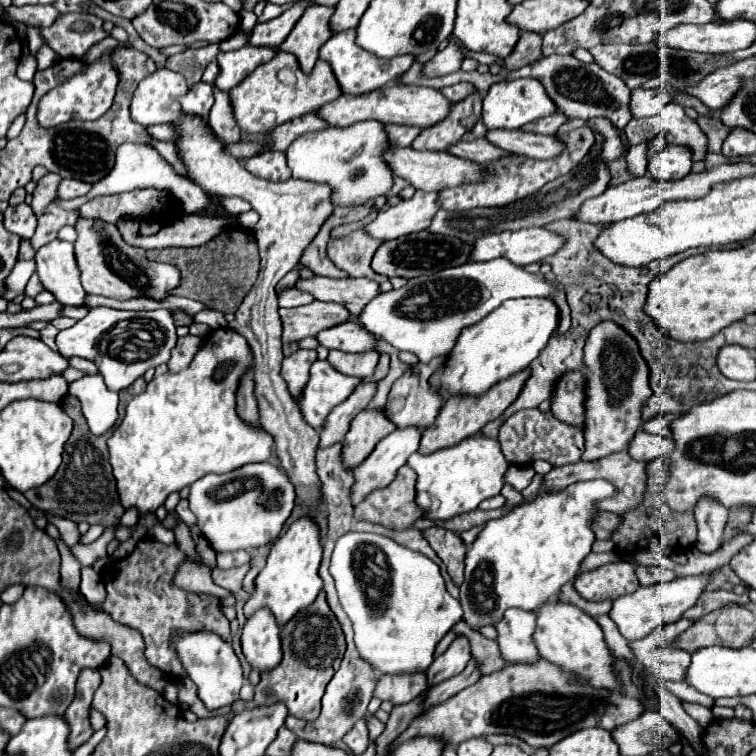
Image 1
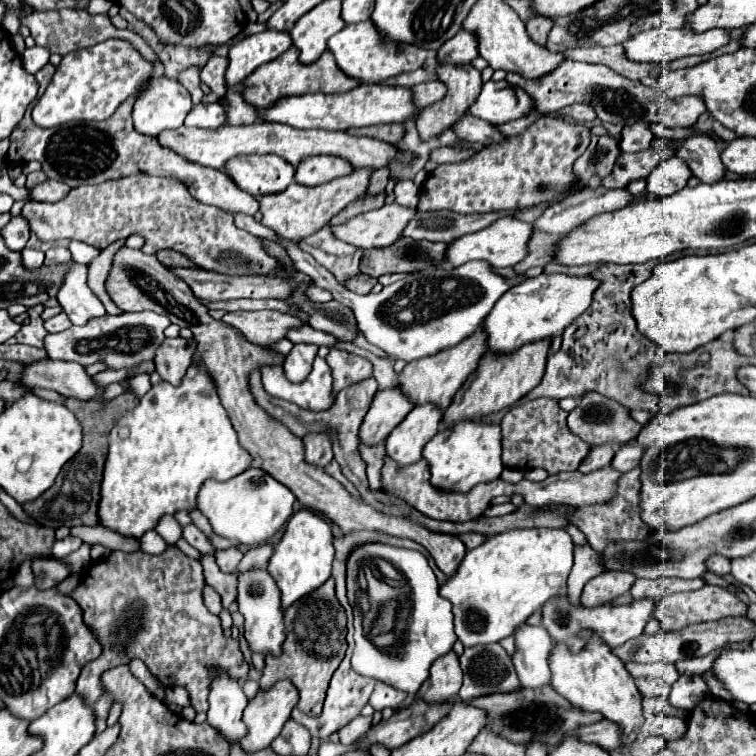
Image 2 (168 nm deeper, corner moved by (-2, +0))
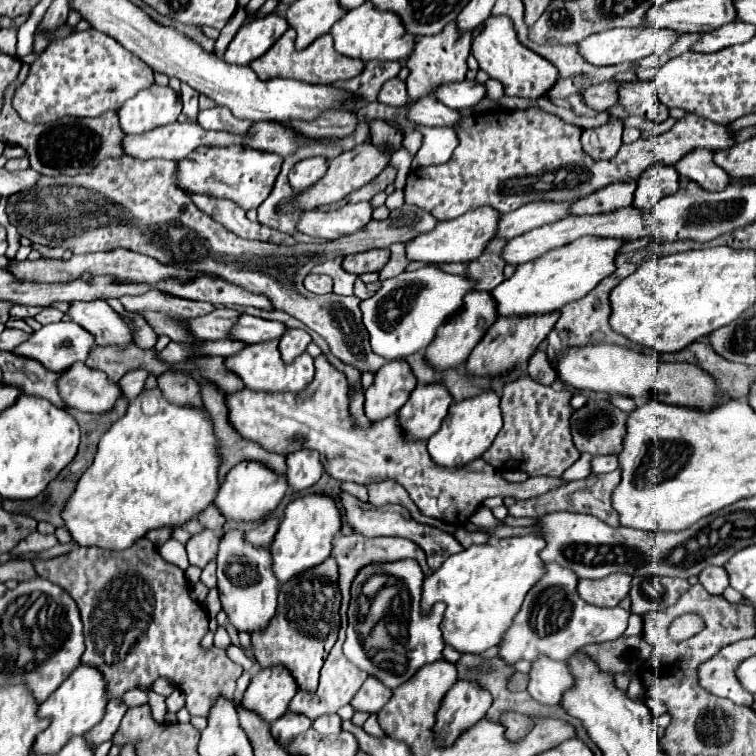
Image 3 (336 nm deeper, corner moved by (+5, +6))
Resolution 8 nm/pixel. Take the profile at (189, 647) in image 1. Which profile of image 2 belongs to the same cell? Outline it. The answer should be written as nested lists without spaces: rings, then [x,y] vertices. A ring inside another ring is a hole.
[[[209,667],[209,673],[213,675],[211,685],[209,685],[209,711],[207,711],[207,723],[217,727],[221,731],[221,735],[227,741],[239,741],[241,737],[245,737],[245,723],[241,721],[241,713],[245,709],[245,705],[249,703],[249,699],[245,697],[241,685],[237,679],[229,677],[225,671],[221,671],[219,667]]]

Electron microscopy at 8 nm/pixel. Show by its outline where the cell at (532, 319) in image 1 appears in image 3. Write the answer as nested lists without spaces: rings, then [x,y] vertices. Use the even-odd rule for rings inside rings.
[[[580,237],[568,245],[552,249],[542,257],[516,267],[514,275],[502,281],[494,291],[494,299],[498,305],[498,315],[536,315],[536,313],[552,313],[560,311],[562,305],[570,301],[582,299],[590,293],[604,277],[616,271],[616,255],[624,245],[622,239],[616,237]]]

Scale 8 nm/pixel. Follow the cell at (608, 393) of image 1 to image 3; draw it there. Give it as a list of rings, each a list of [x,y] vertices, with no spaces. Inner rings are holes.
[[[582,453],[582,457],[570,469],[566,469],[566,473],[562,473],[562,481],[570,483],[570,481],[578,481],[578,479],[588,477],[590,475],[590,461],[592,461],[590,453]]]

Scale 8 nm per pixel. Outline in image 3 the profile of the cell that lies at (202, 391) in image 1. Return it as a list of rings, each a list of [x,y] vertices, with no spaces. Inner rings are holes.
[[[158,389],[142,391],[130,401],[126,415],[114,423],[98,443],[98,453],[94,463],[76,483],[74,493],[62,509],[64,527],[68,529],[72,541],[80,547],[100,547],[110,551],[122,551],[142,539],[148,531],[164,525],[184,525],[188,519],[204,511],[218,491],[218,445],[214,445],[214,433],[210,429],[210,413],[206,409],[198,413],[196,409],[186,409],[162,401]],[[144,399],[154,399],[154,407],[144,411]]]

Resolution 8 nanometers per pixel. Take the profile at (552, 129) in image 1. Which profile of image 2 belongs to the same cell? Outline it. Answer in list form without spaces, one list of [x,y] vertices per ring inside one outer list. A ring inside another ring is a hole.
[[[579,103],[579,105],[569,105],[569,107],[563,107],[561,111],[557,111],[557,115],[563,119],[563,117],[571,117],[571,119],[575,119],[575,121],[583,121],[583,123],[587,123],[587,121],[593,121],[597,115],[595,115],[595,111],[589,107],[589,105],[585,105],[585,103]]]

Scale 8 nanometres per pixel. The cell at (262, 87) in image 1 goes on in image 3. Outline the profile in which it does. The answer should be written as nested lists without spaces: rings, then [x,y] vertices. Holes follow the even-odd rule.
[[[288,29],[258,61],[252,61],[250,63],[250,67],[254,69],[254,73],[260,79],[288,77],[288,79],[298,79],[298,81],[304,81],[304,83],[314,83],[314,85],[330,85],[330,83],[340,81],[340,79],[352,79],[352,77],[360,75],[362,69],[364,69],[364,61],[350,59],[350,57],[342,57],[334,49],[332,35],[330,33],[318,37],[318,41],[314,41],[312,45],[308,45],[302,51],[298,51],[294,47],[294,39],[296,39],[294,29]]]

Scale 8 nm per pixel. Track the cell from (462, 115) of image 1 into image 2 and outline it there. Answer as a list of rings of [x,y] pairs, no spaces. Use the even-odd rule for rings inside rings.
[[[437,65],[437,75],[443,83],[447,83],[449,87],[449,95],[441,101],[441,103],[433,103],[429,107],[425,107],[421,111],[421,115],[417,115],[417,131],[419,131],[419,137],[423,141],[427,139],[433,139],[437,135],[441,135],[443,131],[451,129],[467,111],[469,107],[477,101],[479,93],[481,93],[481,87],[483,87],[483,81],[481,81],[481,71],[473,69],[471,65],[465,65],[465,67],[439,67]]]

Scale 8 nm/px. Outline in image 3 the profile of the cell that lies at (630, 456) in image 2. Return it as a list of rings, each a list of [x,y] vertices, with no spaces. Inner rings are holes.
[[[598,455],[594,457],[594,461],[590,461],[592,465],[592,473],[602,475],[602,473],[610,473],[614,469],[618,469],[618,457],[616,455]]]

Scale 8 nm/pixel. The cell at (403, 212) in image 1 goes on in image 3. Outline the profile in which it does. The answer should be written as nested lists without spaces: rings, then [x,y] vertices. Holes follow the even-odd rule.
[[[352,203],[344,205],[336,211],[322,213],[318,209],[302,211],[302,217],[296,225],[296,229],[310,237],[322,237],[322,239],[336,239],[346,233],[354,233],[354,229],[360,229],[372,219],[372,207],[370,203]]]

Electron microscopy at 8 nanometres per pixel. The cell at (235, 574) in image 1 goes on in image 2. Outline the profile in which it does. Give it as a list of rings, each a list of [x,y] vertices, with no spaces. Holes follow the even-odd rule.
[[[269,543],[249,549],[249,551],[243,555],[241,563],[237,565],[237,571],[235,571],[235,573],[237,573],[237,575],[241,575],[241,573],[251,571],[251,569],[265,569],[265,567],[267,567],[267,563],[269,563],[271,553],[273,553],[273,547],[271,547]]]

